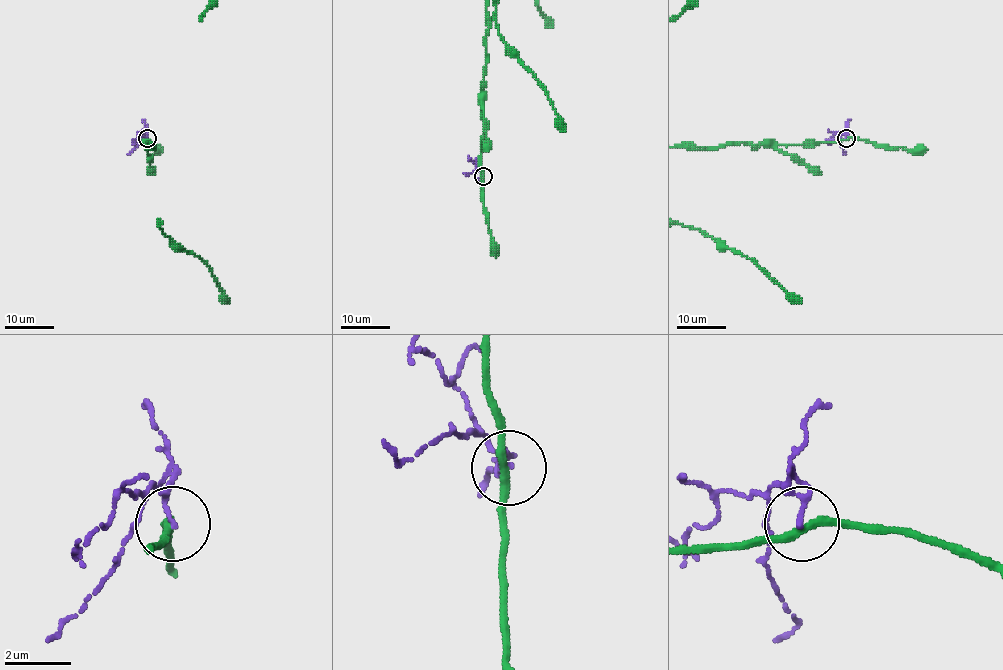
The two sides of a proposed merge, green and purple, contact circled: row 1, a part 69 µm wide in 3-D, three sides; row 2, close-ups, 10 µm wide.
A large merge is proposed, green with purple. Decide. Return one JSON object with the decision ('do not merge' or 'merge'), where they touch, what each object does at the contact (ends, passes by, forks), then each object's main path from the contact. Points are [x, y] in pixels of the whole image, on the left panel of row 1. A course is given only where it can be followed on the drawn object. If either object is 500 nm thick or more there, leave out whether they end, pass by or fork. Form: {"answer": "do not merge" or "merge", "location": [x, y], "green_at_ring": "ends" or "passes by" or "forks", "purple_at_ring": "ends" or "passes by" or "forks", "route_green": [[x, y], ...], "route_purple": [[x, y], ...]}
{"answer": "do not merge", "location": [147, 138], "green_at_ring": "passes by", "purple_at_ring": "passes by", "route_purple": [[147, 138], [143, 134], [139, 144], [128, 155]]}

